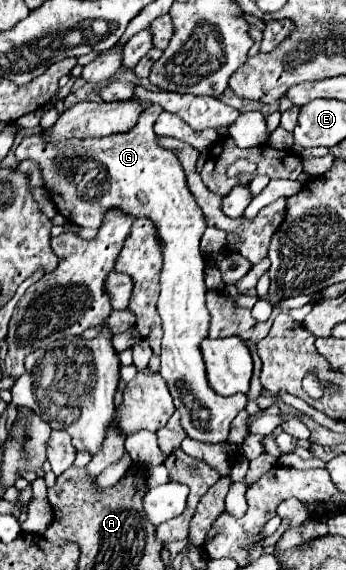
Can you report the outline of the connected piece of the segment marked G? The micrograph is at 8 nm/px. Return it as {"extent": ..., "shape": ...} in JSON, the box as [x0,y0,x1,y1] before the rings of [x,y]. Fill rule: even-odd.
{"extent":[16,105,246,443],"shape":[[[150,105],[146,111],[140,113],[140,119],[132,131],[126,133],[116,133],[108,137],[86,137],[86,139],[66,139],[60,143],[44,143],[40,135],[30,135],[26,137],[18,147],[16,147],[16,161],[36,161],[42,171],[42,183],[46,193],[50,195],[52,203],[56,209],[74,225],[80,227],[90,227],[98,229],[102,223],[102,215],[110,207],[118,207],[130,215],[136,217],[150,217],[156,227],[158,227],[158,237],[164,247],[164,267],[162,267],[162,293],[158,299],[158,313],[162,317],[162,327],[164,327],[164,337],[162,337],[162,351],[160,351],[160,375],[168,383],[168,389],[174,397],[176,409],[182,413],[182,427],[184,431],[200,441],[208,443],[222,443],[228,439],[228,429],[230,421],[246,407],[246,395],[232,395],[232,397],[222,397],[216,395],[210,387],[206,377],[206,369],[200,351],[200,339],[204,335],[208,337],[208,325],[210,325],[210,313],[204,305],[206,301],[206,285],[204,285],[204,257],[200,251],[200,237],[206,229],[204,213],[200,211],[196,199],[192,199],[192,191],[188,191],[186,175],[184,169],[178,161],[178,157],[172,151],[162,149],[156,143],[154,135],[154,121],[160,115],[162,107],[160,105]],[[80,159],[84,161],[86,169],[80,169]],[[146,195],[146,203],[140,199]]]}

